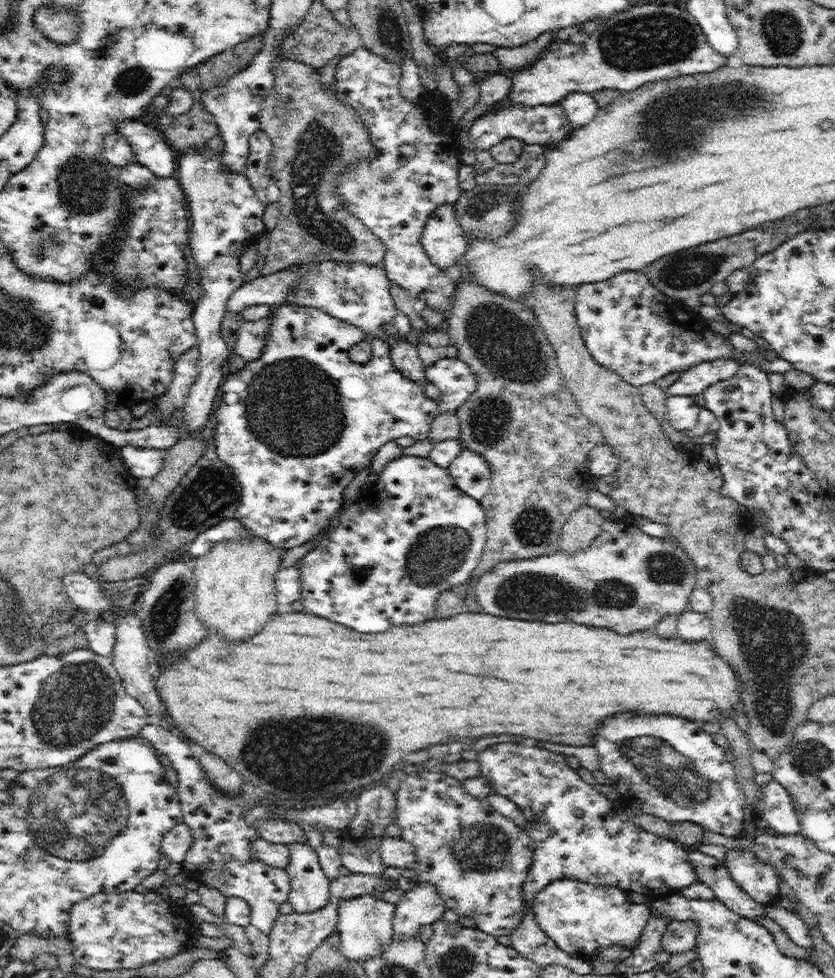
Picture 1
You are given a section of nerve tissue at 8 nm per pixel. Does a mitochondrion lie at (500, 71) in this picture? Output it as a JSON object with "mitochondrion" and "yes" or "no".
{"mitochondrion":"no"}

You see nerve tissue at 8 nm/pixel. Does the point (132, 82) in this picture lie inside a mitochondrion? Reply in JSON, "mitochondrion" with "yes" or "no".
{"mitochondrion":"yes"}

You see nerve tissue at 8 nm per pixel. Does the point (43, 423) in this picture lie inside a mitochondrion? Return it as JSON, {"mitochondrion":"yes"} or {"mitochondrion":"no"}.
{"mitochondrion":"no"}

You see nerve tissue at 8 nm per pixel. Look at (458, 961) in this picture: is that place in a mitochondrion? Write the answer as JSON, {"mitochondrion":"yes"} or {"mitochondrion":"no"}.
{"mitochondrion":"yes"}

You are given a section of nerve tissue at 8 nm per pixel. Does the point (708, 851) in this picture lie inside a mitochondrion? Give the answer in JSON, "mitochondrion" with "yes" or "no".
{"mitochondrion":"no"}

